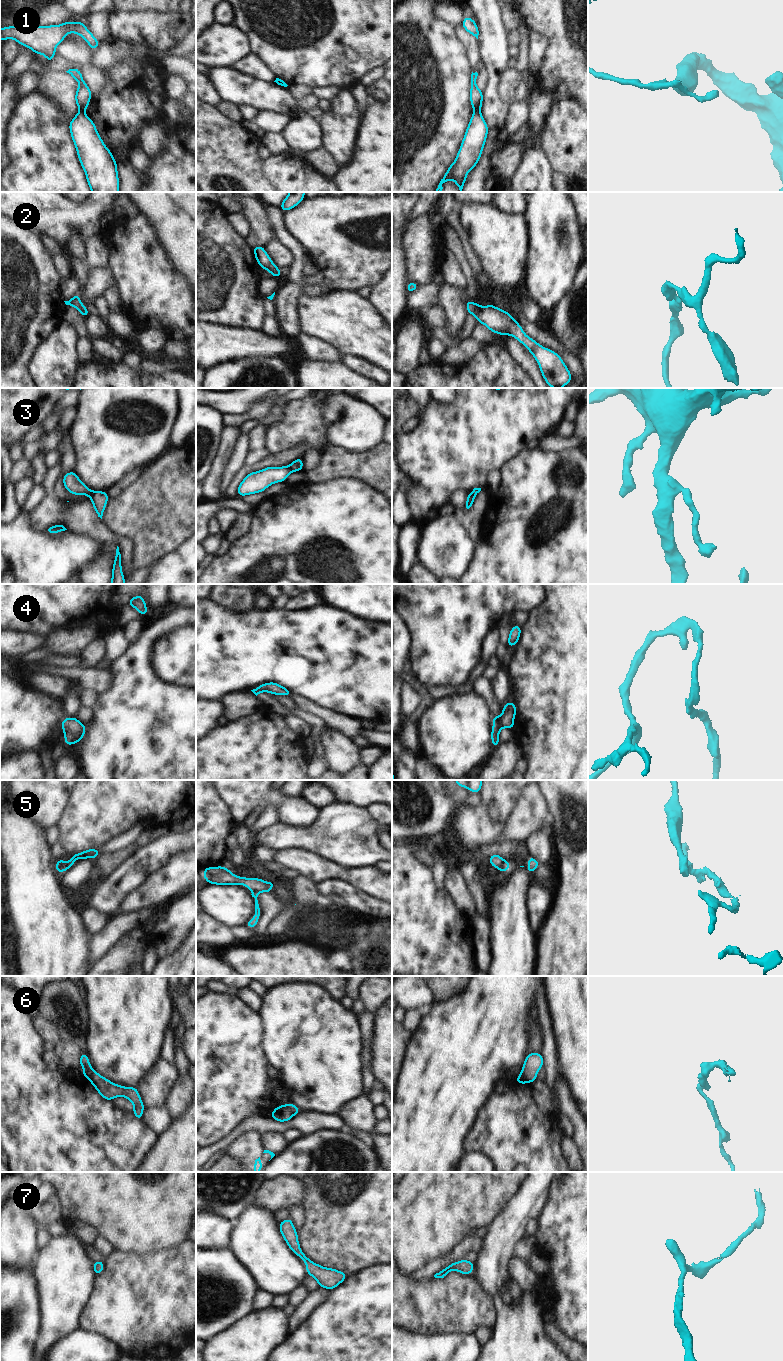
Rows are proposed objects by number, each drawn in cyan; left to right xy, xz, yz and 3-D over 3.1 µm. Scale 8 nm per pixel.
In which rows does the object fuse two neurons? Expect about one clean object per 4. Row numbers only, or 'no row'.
1, 3, 5, 6

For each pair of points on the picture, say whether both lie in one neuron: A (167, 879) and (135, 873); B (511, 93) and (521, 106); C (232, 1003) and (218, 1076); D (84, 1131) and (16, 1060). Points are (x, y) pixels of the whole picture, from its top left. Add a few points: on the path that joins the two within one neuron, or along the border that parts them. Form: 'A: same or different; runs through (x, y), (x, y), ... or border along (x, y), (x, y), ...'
A: different; border along (166, 861), (130, 891)
B: different; border along (529, 94), (524, 99), (515, 101), (509, 106)
C: same; runs through (222, 1021), (218, 1028), (218, 1058)
D: same; runs through (66, 1113), (31, 1078)

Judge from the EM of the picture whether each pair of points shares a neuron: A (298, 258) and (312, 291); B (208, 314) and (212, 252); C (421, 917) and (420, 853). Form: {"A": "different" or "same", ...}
{"A": "same", "B": "same", "C": "same"}

